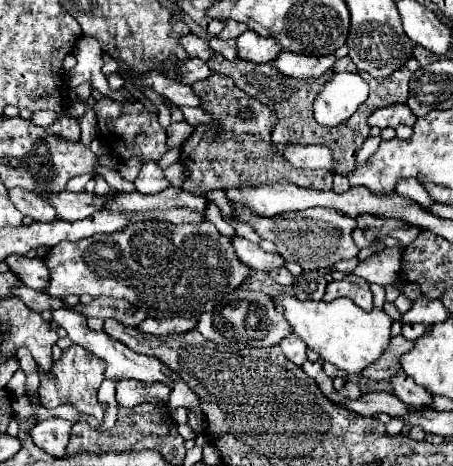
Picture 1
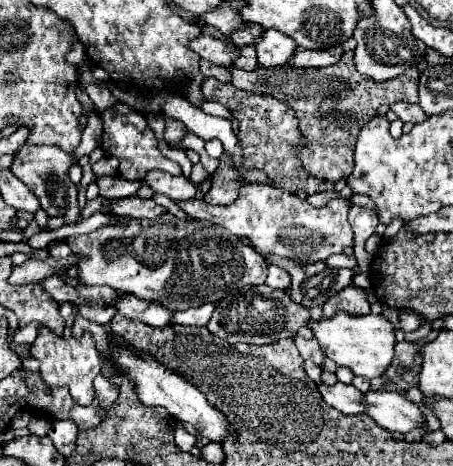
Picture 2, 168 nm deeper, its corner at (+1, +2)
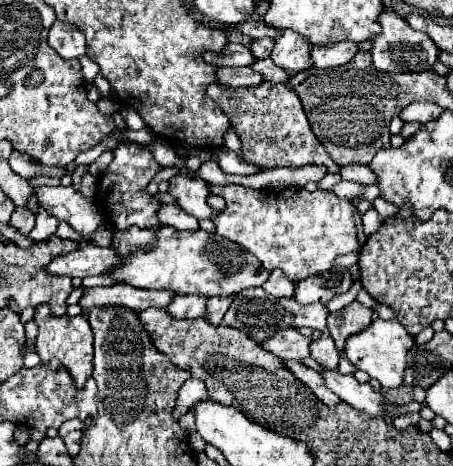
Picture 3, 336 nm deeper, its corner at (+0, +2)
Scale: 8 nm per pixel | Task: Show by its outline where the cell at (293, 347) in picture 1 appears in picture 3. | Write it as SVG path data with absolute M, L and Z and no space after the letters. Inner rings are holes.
M323 334L317 340L311 340L311 358L317 360L323 368L327 366L327 370L337 368L339 364L339 352L333 344L333 338L329 334Z

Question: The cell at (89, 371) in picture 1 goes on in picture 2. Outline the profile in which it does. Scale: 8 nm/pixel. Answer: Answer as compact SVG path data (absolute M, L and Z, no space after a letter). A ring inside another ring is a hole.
M40 326L38 338L30 346L30 354L40 360L40 374L48 386L66 386L70 396L80 404L88 406L94 398L92 380L100 374L100 354L96 346L92 346L92 338L84 334L84 338L62 338L52 334L46 326Z

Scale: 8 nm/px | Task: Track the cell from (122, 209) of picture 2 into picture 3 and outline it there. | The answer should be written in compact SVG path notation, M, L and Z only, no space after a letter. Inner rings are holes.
M163 204L159 210L157 210L157 218L161 224L167 224L167 226L173 226L177 230L195 230L199 228L197 220L193 216L187 216L179 206L175 204Z

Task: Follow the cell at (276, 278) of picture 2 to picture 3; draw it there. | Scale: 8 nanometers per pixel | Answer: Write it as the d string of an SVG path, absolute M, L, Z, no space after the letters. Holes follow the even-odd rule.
M273 270L269 280L263 284L263 290L269 296L293 296L293 282L289 278L285 278L285 274L281 270Z

